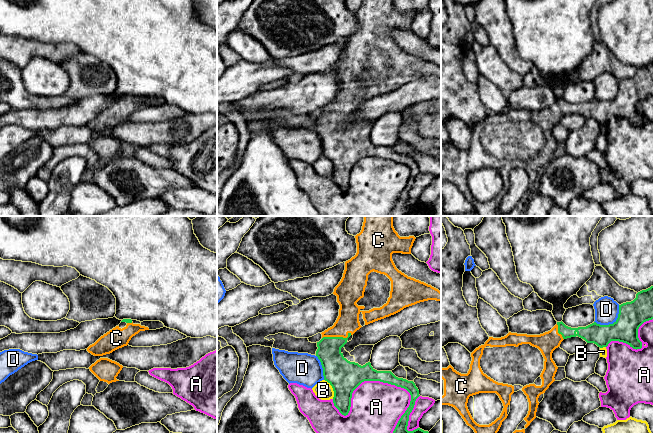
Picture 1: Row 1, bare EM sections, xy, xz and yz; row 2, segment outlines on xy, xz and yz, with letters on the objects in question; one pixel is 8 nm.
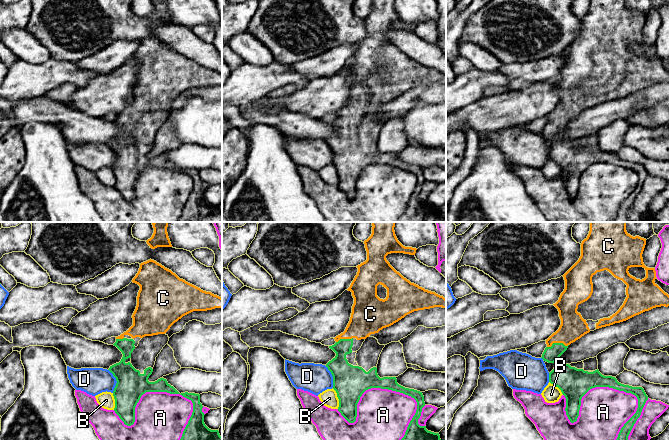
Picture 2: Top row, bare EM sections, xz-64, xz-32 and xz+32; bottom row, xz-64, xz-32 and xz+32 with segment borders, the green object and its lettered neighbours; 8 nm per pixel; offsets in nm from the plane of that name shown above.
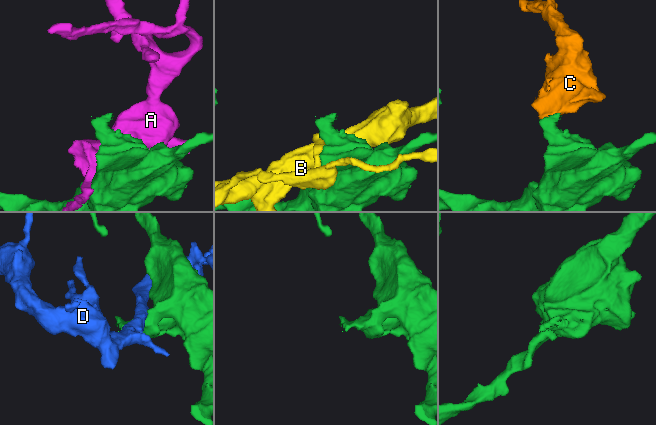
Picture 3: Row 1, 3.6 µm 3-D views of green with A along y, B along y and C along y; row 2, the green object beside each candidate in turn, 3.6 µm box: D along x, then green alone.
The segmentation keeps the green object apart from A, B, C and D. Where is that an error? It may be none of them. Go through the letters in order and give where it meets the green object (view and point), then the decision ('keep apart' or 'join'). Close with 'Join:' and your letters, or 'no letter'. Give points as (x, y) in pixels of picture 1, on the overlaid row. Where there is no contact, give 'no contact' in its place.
A: meets green in xz at (362, 381); keep apart
B: meets green in xz at (333, 389); keep apart
C: meets green in xz at (337, 337); join
D: meets green in yz at (613, 323); keep apart
Join: C

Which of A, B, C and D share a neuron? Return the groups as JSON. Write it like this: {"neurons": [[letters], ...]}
{"neurons": [["A"], ["B"], ["C"], ["D"]]}

